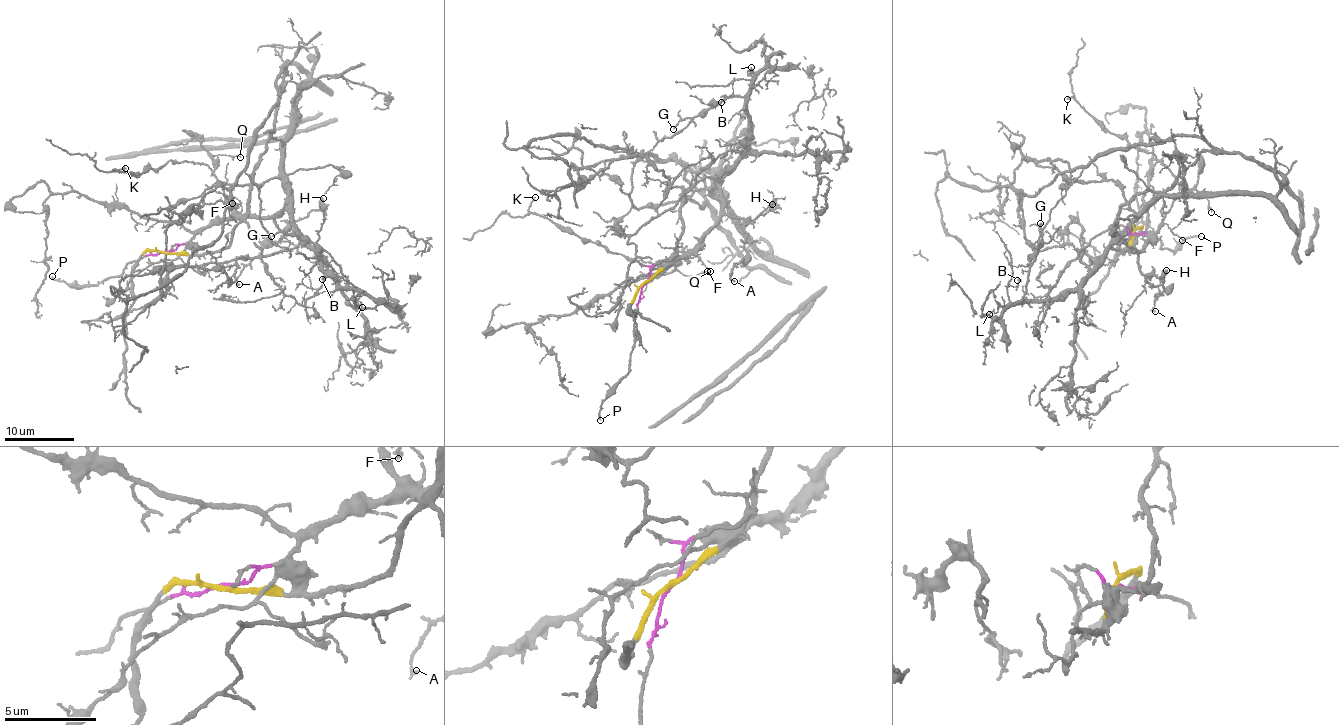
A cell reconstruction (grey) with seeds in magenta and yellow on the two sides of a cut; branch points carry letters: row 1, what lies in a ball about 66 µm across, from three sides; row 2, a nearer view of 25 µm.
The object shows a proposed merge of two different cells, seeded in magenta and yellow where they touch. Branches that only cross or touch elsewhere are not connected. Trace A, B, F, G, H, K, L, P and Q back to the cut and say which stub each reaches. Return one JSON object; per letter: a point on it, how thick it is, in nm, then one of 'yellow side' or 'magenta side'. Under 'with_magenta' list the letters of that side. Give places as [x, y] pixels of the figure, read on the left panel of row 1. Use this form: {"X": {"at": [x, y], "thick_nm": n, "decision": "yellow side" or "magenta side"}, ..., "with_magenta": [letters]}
{"A": {"at": [239, 284], "thick_nm": 150, "decision": "magenta side"}, "B": {"at": [322, 279], "thick_nm": 120, "decision": "magenta side"}, "F": {"at": [232, 203], "thick_nm": 110, "decision": "magenta side"}, "G": {"at": [271, 236], "thick_nm": 120, "decision": "magenta side"}, "H": {"at": [323, 198], "thick_nm": 420, "decision": "magenta side"}, "K": {"at": [125, 168], "thick_nm": 150, "decision": "magenta side"}, "L": {"at": [362, 307], "thick_nm": 140, "decision": "magenta side"}, "P": {"at": [52, 276], "thick_nm": 160, "decision": "magenta side"}, "Q": {"at": [240, 157], "thick_nm": 100, "decision": "magenta side"}, "with_magenta": ["A", "B", "F", "G", "H", "K", "L", "P", "Q"]}

